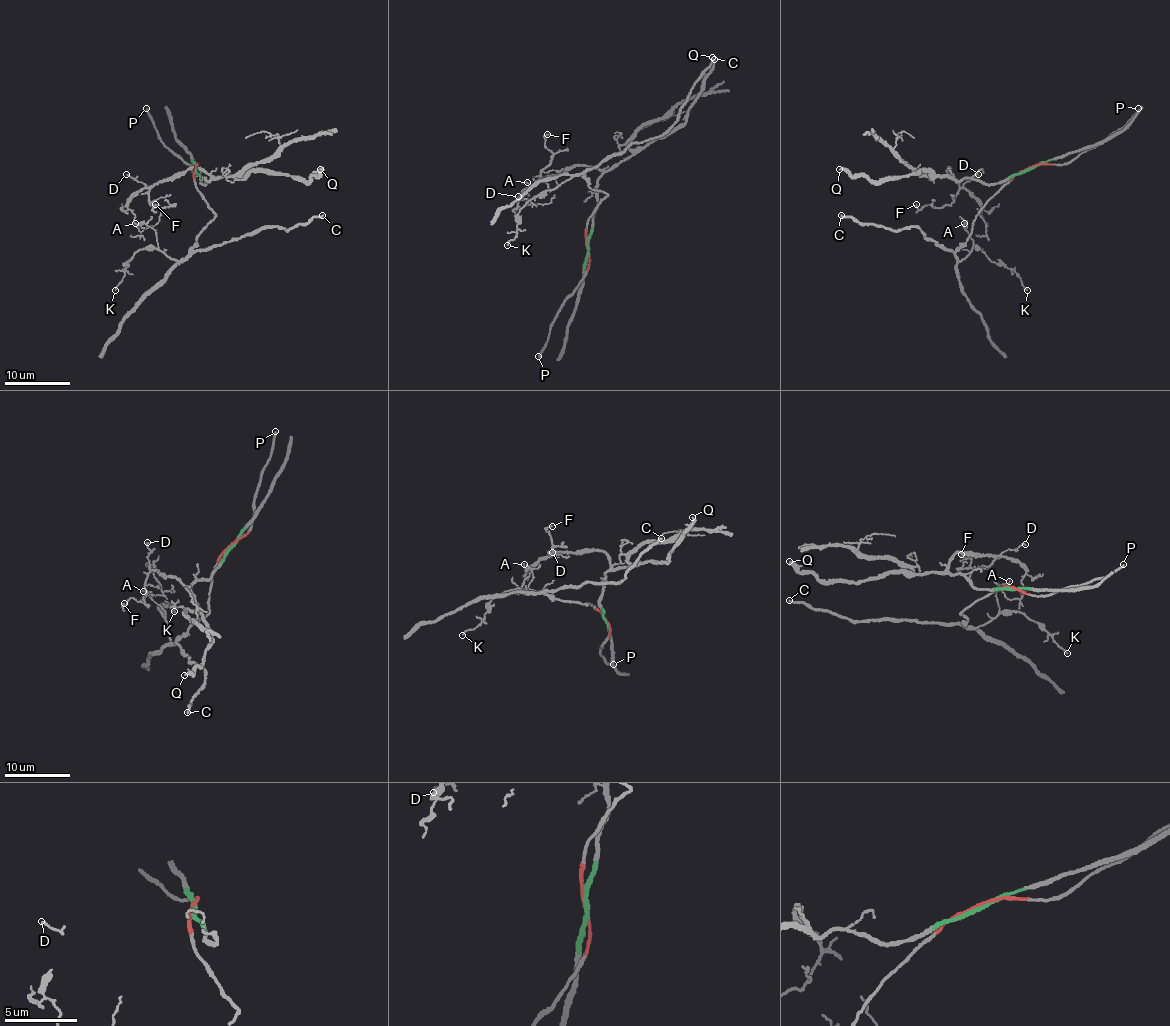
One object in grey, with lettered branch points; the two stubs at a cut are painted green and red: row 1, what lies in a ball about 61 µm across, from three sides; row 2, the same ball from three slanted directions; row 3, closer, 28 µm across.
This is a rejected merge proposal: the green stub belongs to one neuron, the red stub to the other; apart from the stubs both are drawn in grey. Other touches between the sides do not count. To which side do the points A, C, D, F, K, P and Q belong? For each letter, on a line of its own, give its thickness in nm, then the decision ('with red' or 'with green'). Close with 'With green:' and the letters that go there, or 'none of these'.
A: calibre 130 nm; with red
C: calibre 180 nm; with red
D: calibre 140 nm; with green
F: calibre 90 nm; with green
K: calibre 140 nm; with red
P: calibre 200 nm; with red
Q: calibre 260 nm; with green
With green: D, F, Q

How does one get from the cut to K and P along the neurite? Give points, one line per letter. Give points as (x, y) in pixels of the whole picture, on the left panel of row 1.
K: (195, 166), (194, 185), (215, 216), (184, 257), (176, 260), (157, 249), (139, 249), (128, 260), (114, 290)
P: (195, 166), (197, 163), (189, 165), (159, 138), (146, 109)

